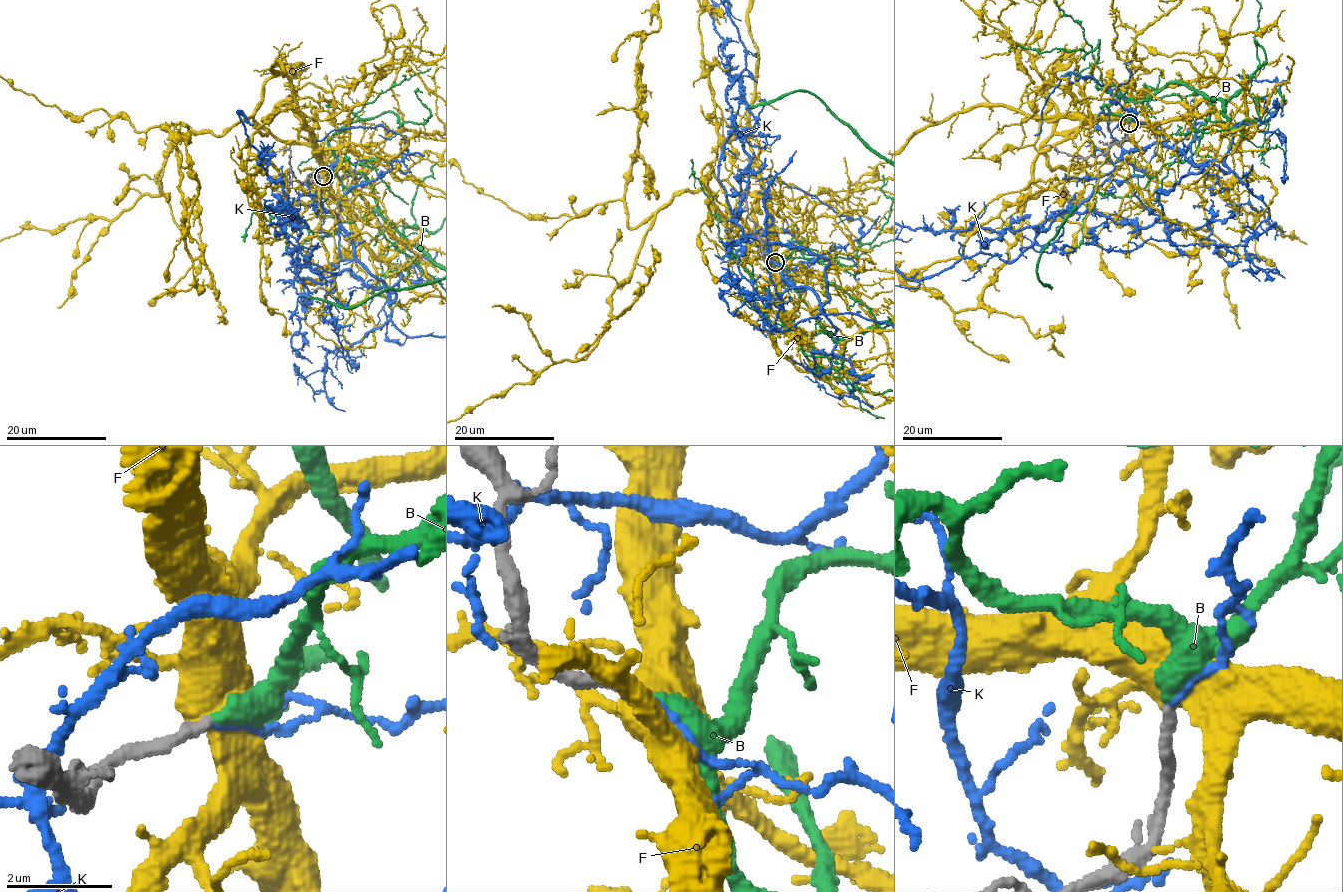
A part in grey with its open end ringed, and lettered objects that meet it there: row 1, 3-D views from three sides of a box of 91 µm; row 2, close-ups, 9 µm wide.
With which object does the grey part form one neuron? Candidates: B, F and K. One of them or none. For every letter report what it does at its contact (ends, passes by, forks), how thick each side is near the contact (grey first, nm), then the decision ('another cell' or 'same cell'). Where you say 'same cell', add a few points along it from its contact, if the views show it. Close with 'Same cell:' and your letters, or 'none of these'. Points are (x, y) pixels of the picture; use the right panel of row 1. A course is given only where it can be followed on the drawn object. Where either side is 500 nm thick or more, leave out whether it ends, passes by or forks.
B: it ends there; 240 nm thick on the grey side, 400 nm on the other; same cell
F: 240 nm thick on the grey side, 750 nm on the other; another cell
K: it ends there; 240 nm thick on the grey side, 120 nm on the other; another cell
Same cell: B

